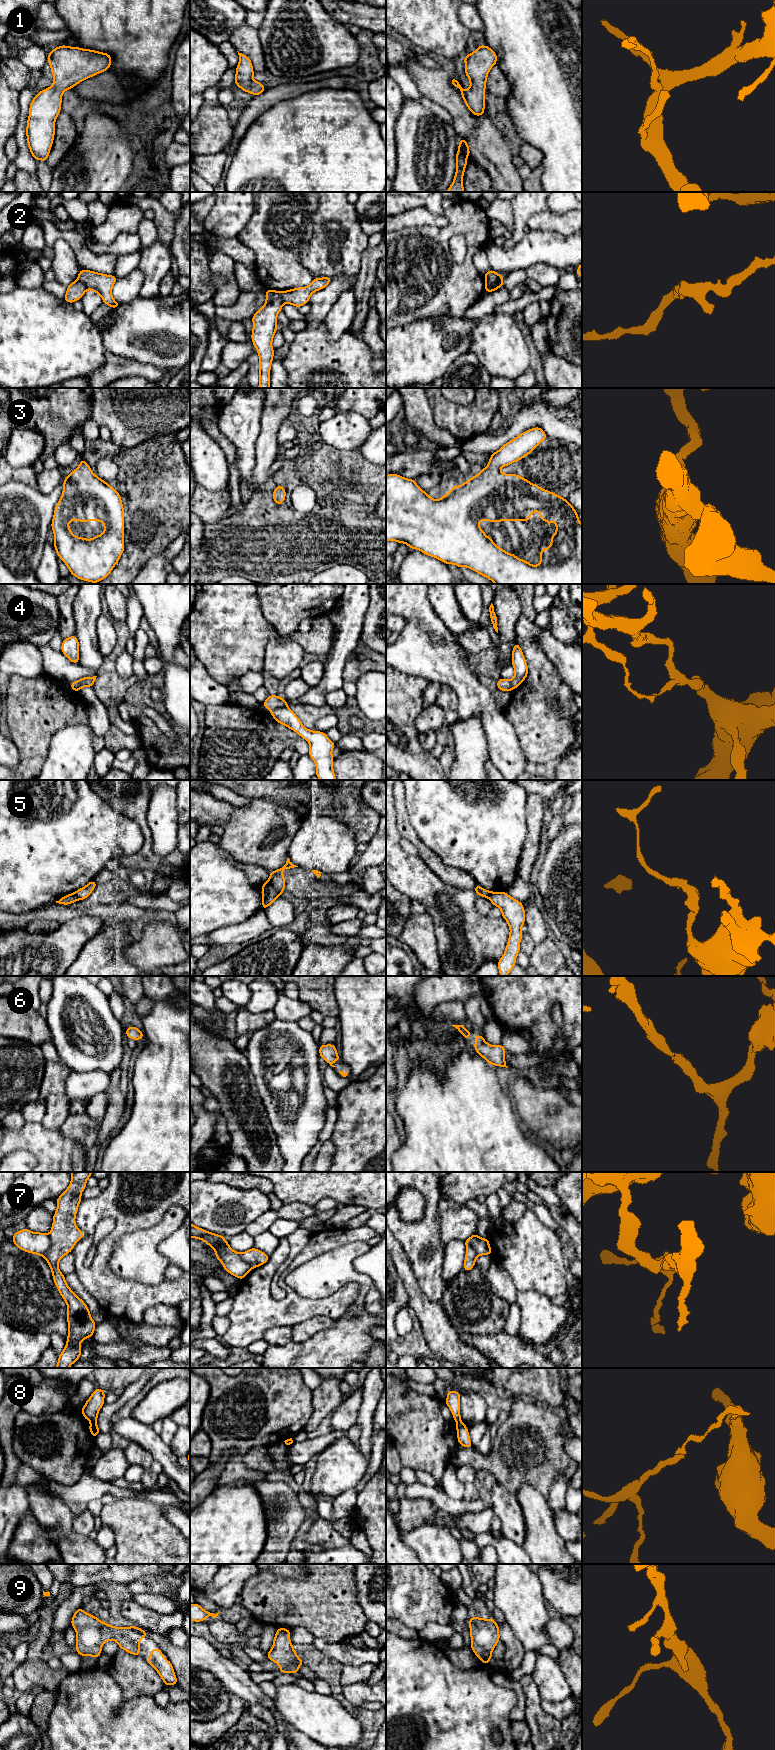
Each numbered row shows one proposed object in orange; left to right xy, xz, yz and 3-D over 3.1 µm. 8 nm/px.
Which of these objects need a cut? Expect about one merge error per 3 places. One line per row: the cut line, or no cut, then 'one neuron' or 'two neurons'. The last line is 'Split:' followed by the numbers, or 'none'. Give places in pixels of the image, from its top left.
1: cut none; one neuron
2: cut yz (500, 275), (494, 283), (485, 285); two neurons
3: cut none; one neuron
4: cut xz (286, 705), (274, 708), (270, 712); two neurons
5: cut xz (268, 881), (280, 894); two neurons
6: cut none; one neuron
7: cut xy (49, 1234), (49, 1249), (43, 1256); two neurons
8: cut xy (91, 1421), (95, 1422); two neurons
9: cut none; one neuron
Split: 2, 4, 5, 7, 8

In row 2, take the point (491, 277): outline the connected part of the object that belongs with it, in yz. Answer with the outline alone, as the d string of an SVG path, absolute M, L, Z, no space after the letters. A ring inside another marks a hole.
M488 270L486 274L484 275L485 285L493 285L495 284L498 279L500 278L500 274L493 270Z

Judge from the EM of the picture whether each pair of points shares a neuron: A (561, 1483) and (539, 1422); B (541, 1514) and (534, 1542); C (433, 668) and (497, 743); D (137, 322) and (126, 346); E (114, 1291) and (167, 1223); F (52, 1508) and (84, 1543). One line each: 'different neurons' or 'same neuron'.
A: different neurons
B: same neuron
C: same neuron
D: same neuron
E: different neurons
F: same neuron

